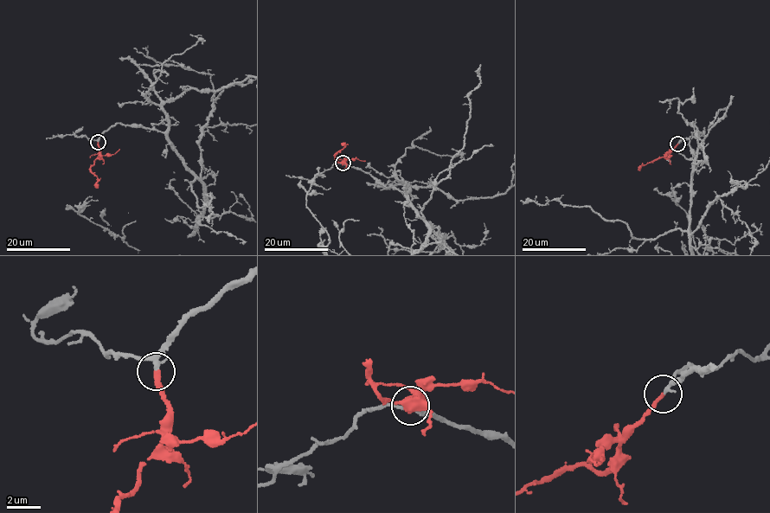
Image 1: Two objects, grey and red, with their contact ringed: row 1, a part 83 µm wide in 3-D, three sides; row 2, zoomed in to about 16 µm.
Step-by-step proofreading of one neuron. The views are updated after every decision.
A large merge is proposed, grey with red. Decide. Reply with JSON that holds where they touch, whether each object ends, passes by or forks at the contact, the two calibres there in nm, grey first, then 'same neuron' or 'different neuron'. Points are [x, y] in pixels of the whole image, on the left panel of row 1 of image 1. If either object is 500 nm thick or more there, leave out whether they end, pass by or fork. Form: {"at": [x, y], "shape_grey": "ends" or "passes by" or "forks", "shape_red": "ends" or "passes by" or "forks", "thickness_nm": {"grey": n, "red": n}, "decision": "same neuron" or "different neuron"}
{"at": [98, 142], "shape_grey": "passes by", "shape_red": "ends", "thickness_nm": {"grey": 200, "red": 280}, "decision": "same neuron"}

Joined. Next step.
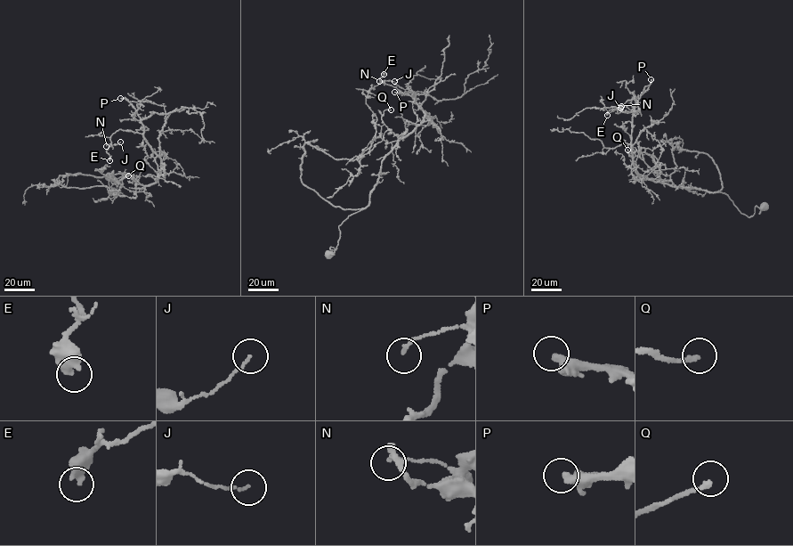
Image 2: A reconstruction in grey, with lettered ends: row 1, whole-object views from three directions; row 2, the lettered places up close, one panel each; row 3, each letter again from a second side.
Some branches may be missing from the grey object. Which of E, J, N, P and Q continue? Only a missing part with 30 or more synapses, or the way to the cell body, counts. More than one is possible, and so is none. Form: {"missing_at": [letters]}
{"missing_at": ["P", "Q"]}

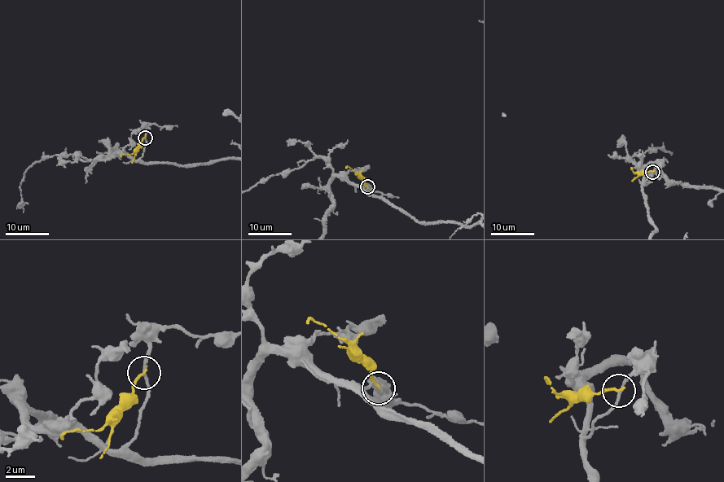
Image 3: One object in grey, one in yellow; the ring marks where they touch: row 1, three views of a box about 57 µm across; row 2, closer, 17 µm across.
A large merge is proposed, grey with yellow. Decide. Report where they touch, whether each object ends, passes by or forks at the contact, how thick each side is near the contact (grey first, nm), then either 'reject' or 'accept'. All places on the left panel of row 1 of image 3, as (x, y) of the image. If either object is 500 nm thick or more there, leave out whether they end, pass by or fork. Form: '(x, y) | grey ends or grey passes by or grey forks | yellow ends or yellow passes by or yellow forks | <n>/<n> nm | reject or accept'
(145, 138) | grey passes by | yellow ends | 170/180 nm | reject

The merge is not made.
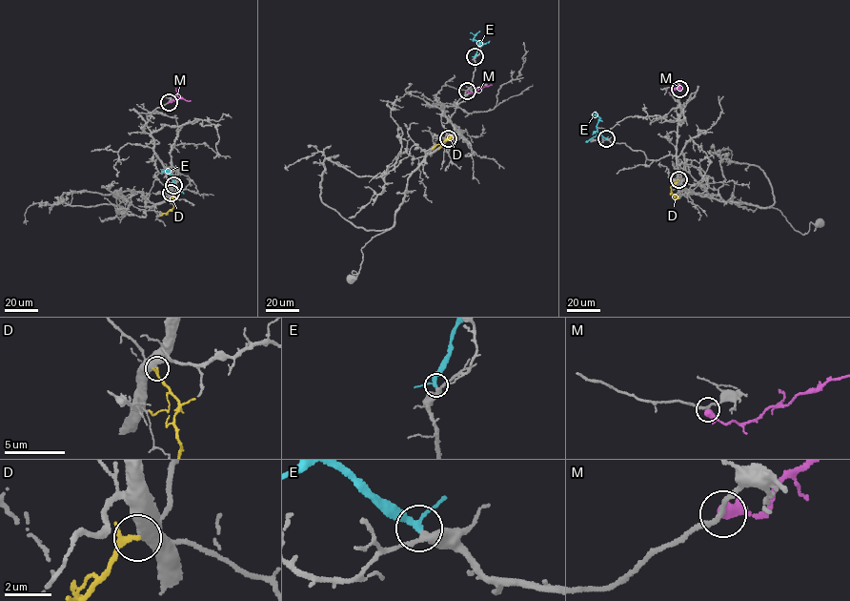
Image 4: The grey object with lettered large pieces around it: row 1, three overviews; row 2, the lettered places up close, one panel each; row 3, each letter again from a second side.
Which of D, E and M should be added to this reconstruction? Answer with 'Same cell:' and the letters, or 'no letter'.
Same cell: E

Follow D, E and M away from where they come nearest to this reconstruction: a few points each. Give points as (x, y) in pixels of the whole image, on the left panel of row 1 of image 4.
D: (171, 193), (173, 207), (159, 216)
E: (173, 185), (172, 177), (166, 171), (170, 170)
M: (169, 102), (178, 97), (191, 100)

